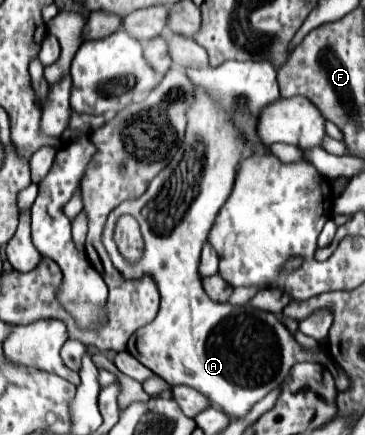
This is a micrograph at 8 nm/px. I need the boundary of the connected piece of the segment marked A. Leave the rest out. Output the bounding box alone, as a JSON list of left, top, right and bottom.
[104,89,326,419]

